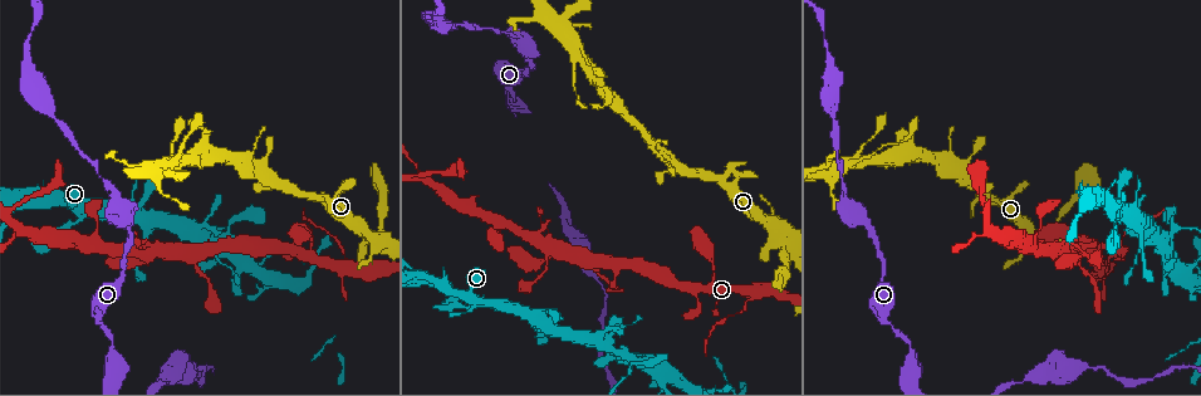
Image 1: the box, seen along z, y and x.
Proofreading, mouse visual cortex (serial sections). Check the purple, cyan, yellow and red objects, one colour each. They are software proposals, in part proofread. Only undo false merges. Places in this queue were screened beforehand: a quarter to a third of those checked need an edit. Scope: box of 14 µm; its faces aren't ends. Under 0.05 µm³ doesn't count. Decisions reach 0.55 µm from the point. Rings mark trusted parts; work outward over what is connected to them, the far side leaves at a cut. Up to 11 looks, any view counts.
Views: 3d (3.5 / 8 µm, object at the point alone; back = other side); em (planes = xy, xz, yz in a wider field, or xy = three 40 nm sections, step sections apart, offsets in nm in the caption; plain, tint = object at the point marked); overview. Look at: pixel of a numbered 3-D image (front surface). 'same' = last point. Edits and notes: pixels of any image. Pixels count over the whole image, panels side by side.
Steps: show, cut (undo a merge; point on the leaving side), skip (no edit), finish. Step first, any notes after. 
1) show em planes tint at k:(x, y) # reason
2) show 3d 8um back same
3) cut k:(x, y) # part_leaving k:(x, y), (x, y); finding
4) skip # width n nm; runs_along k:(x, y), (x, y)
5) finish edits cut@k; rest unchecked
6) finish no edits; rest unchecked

show 3d 3.5um at 1:(739, 175) # abrupt turn

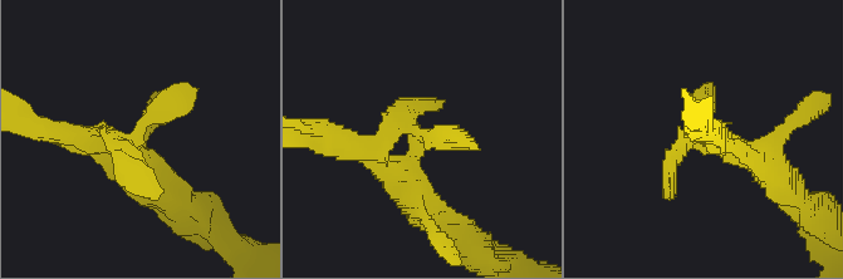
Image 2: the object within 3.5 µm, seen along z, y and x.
show em xy step 2 tint at 2:(415, 134)

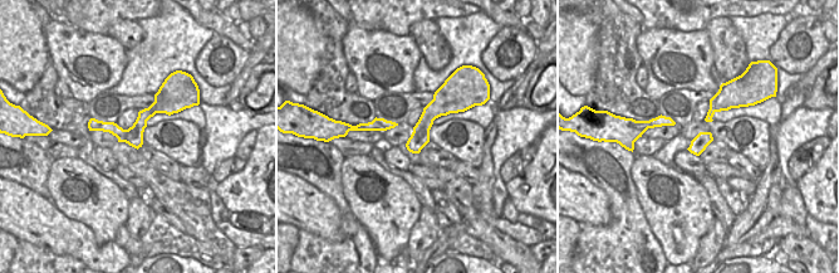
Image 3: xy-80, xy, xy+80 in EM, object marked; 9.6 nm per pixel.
show em planes tint same

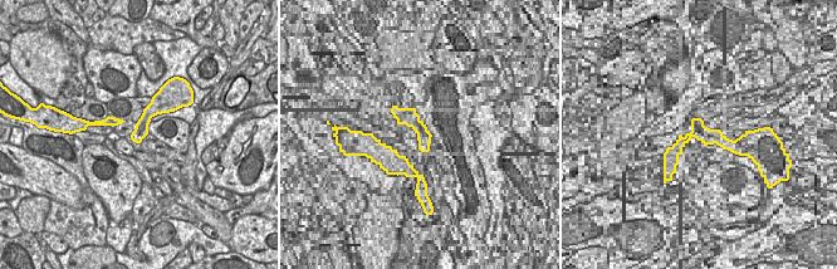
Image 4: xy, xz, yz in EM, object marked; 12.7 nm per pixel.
skip # runs_along 2:(140, 165), (136, 130), (194, 87); all the same cell

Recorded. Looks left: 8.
show 3d 3.5um at 1:(632, 363) # small branch off a trunk

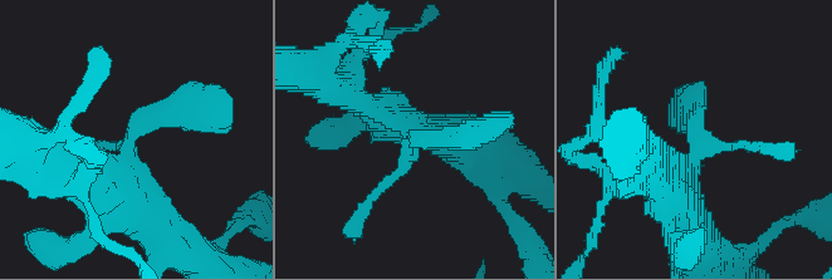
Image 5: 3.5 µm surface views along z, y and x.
show em xy step 2 tint at 5:(132, 130) # arms 3; arm_widths 150, 300, 450 nm

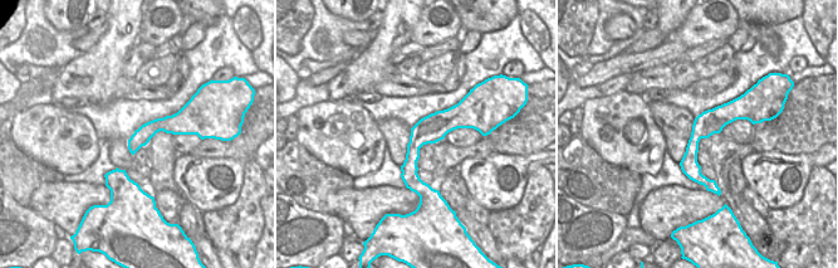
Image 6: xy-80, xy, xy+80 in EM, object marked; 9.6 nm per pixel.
skip # runs_along 5:(103, 196), (142, 123), (211, 103); continuous, no second cell

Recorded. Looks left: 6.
show 3d 8um at 1:(347, 266) # side arm on a straight run

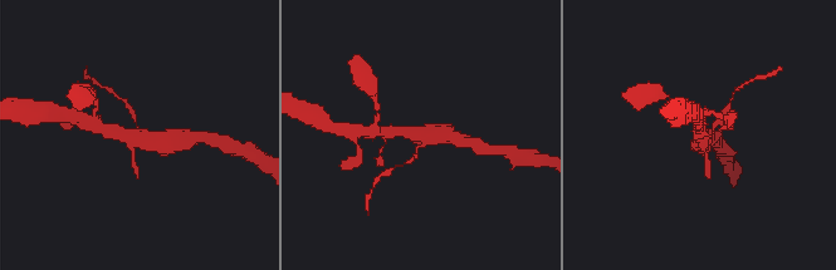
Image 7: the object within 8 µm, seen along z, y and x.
show 3d 3.5um at 7:(420, 134) # closer look

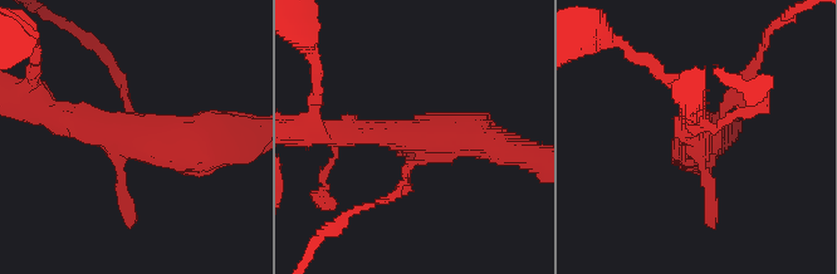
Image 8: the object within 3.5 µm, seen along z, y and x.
show em xy step 5 tint at 8:(702, 133)

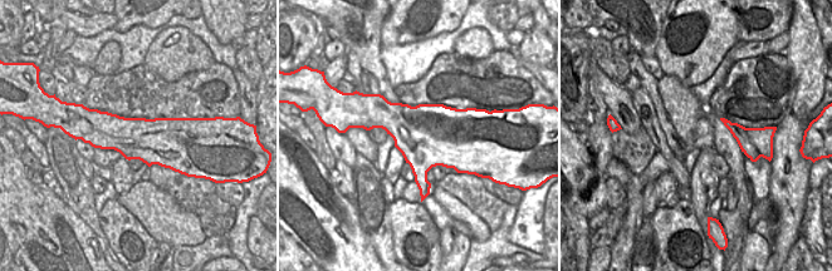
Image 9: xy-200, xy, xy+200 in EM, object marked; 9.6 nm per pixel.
cut 8:(111, 60) # part_leaving 8:(125, 98), (113, 67), (74, 32); two cells meet here

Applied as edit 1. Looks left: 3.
show 3d 8um at 1:(108, 377) # sharp bend

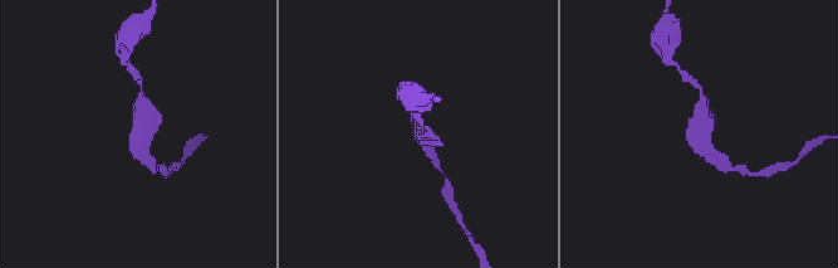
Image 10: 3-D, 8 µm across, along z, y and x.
show em xy step 2 tint at 10:(139, 129)

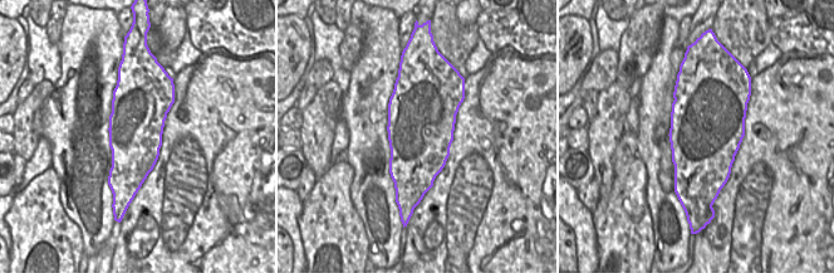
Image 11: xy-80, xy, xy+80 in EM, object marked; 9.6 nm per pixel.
skip # runs_along 10:(700, 92), (702, 141), (720, 151); all the same cell

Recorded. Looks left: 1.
finish edits cut@8; rest unchecked

